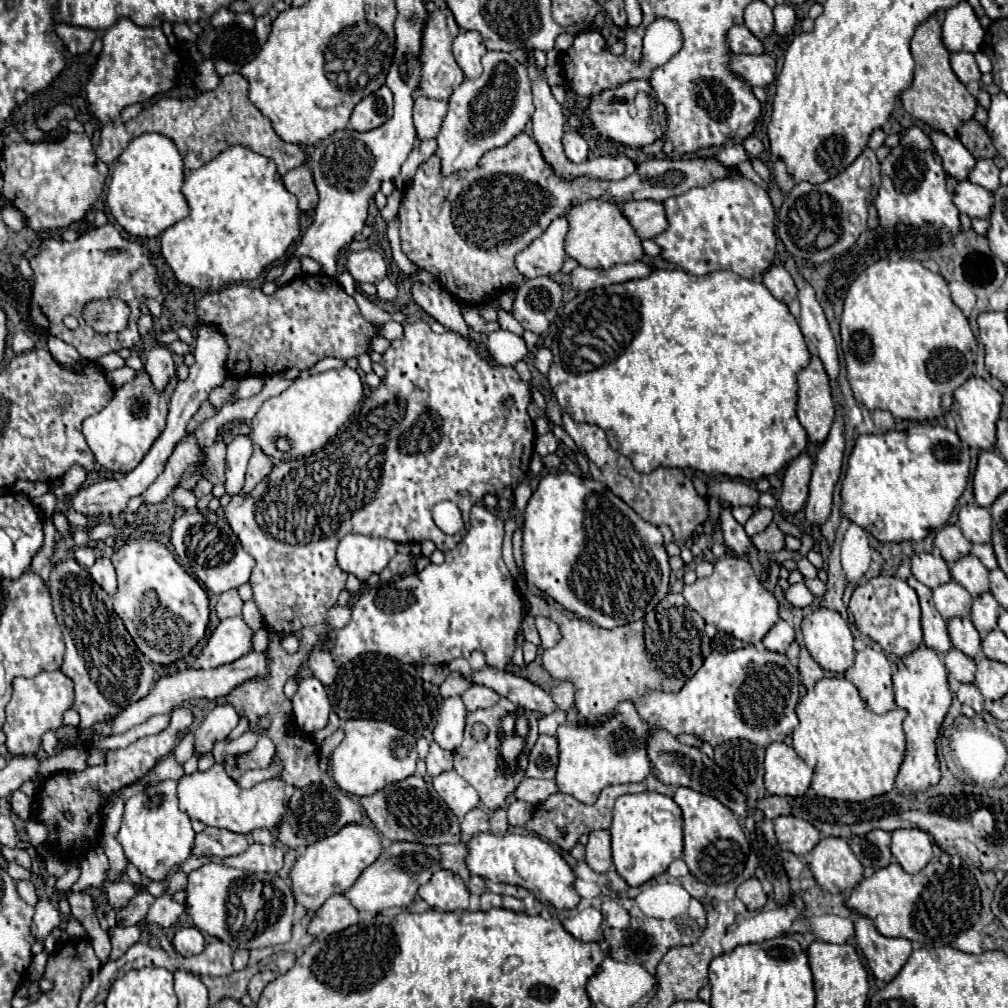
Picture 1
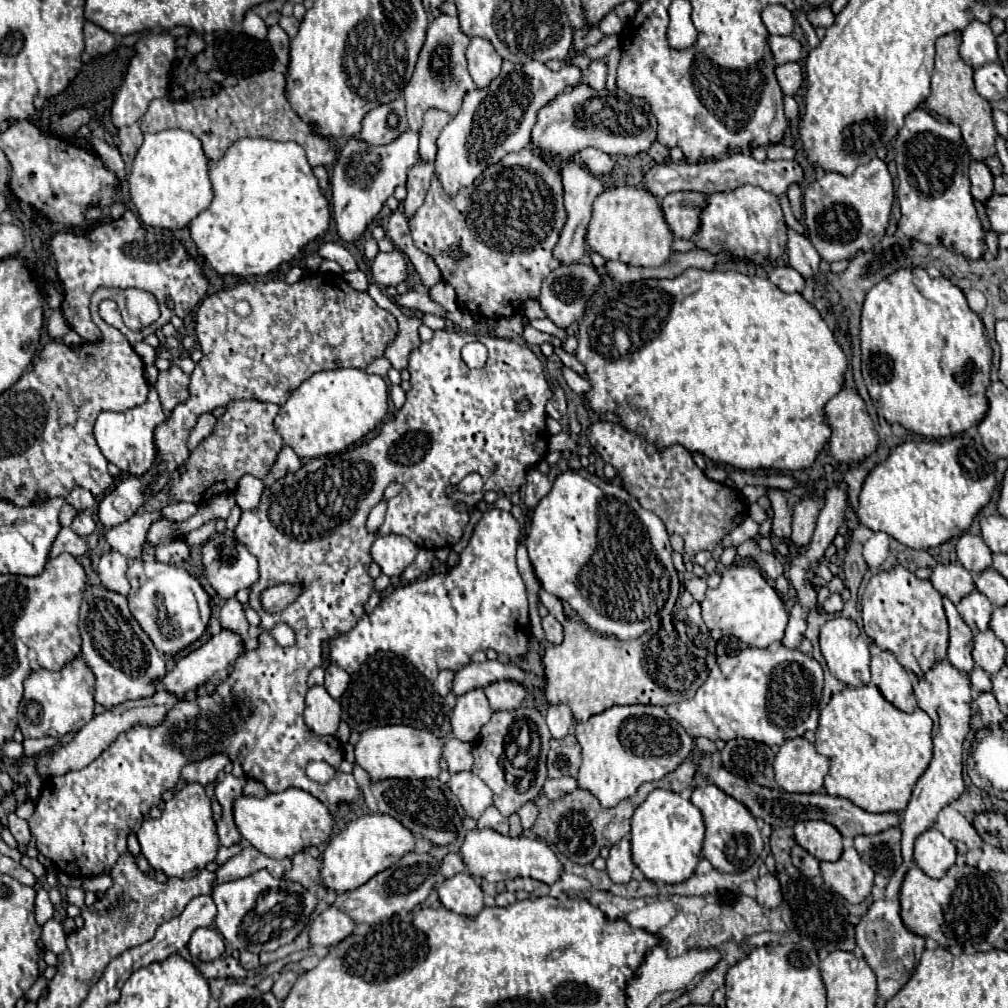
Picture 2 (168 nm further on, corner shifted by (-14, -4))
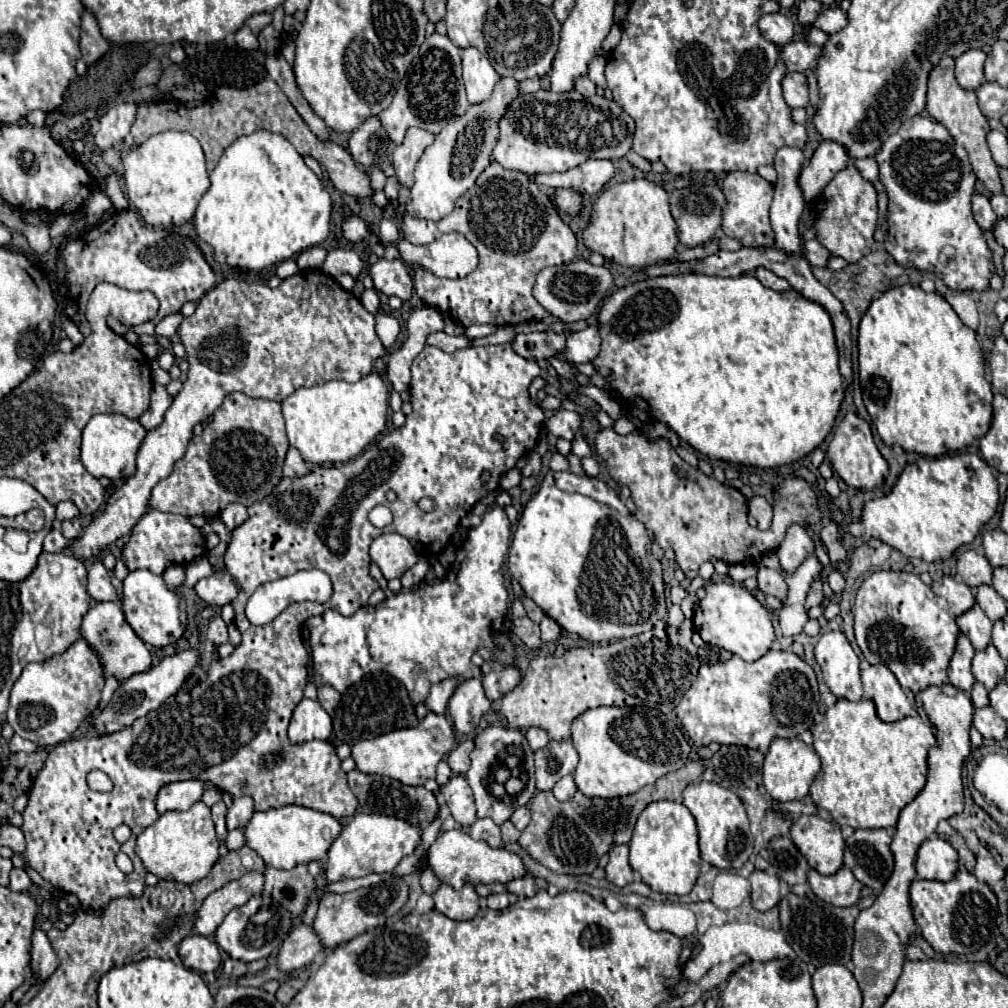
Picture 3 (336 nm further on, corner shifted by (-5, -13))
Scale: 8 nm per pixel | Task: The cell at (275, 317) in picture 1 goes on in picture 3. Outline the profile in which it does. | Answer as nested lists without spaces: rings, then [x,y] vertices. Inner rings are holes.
[[[297,273],[289,279],[283,279],[283,283],[277,289],[271,289],[263,283],[247,283],[237,279],[227,279],[219,283],[201,297],[195,313],[183,319],[183,323],[179,325],[179,337],[187,349],[187,381],[173,399],[173,405],[167,409],[161,425],[145,435],[137,453],[135,475],[129,477],[125,485],[109,497],[103,513],[95,517],[91,527],[87,527],[77,541],[71,543],[73,553],[83,559],[93,557],[123,535],[131,533],[133,525],[147,511],[153,487],[161,479],[169,477],[169,471],[173,471],[175,461],[181,459],[181,455],[185,455],[185,447],[193,437],[193,427],[197,423],[205,423],[231,393],[241,391],[255,399],[269,399],[281,403],[299,387],[313,387],[331,379],[355,383],[371,373],[373,361],[377,357],[383,357],[387,353],[379,337],[375,335],[375,317],[361,305],[361,301],[353,293],[345,291],[329,275],[325,275],[325,279],[315,279],[305,273]]]

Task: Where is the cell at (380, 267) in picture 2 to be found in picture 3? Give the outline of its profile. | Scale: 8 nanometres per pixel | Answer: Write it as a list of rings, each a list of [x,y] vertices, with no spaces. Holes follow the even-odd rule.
[[[379,259],[371,265],[369,275],[379,293],[385,293],[389,297],[397,295],[401,301],[407,301],[413,293],[413,281],[401,259]]]

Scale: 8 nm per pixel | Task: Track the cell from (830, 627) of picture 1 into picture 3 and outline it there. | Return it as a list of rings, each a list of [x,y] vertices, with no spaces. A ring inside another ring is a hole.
[[[841,631],[823,633],[815,645],[815,659],[821,665],[825,685],[835,697],[859,701],[863,697],[859,679],[859,657]]]

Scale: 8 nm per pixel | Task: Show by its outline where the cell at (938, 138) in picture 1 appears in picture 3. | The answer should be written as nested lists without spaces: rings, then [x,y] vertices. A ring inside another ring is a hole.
[[[973,193],[973,199],[971,199],[971,205],[973,205],[973,217],[975,221],[979,223],[981,229],[991,229],[997,215],[993,213],[991,205],[989,205],[989,199],[979,195],[979,193]]]

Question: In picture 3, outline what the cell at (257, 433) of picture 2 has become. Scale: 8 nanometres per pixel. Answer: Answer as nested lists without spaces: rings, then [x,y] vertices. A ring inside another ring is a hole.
[[[243,393],[229,395],[223,405],[213,413],[211,421],[205,425],[199,437],[189,441],[187,453],[175,463],[175,469],[169,477],[157,483],[151,493],[151,507],[165,511],[165,513],[179,513],[179,515],[203,515],[203,517],[217,517],[229,503],[243,503],[251,505],[261,501],[273,487],[281,481],[281,467],[287,453],[287,437],[285,437],[285,423],[281,415],[281,403],[253,399]]]

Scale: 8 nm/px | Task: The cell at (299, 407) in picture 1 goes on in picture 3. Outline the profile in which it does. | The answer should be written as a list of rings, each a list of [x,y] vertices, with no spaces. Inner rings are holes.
[[[369,373],[367,377],[359,379],[357,383],[347,381],[327,381],[317,387],[301,387],[293,395],[289,395],[281,407],[287,425],[287,439],[291,447],[297,447],[301,457],[307,463],[343,463],[357,457],[377,435],[385,429],[387,423],[387,385],[381,375]]]

